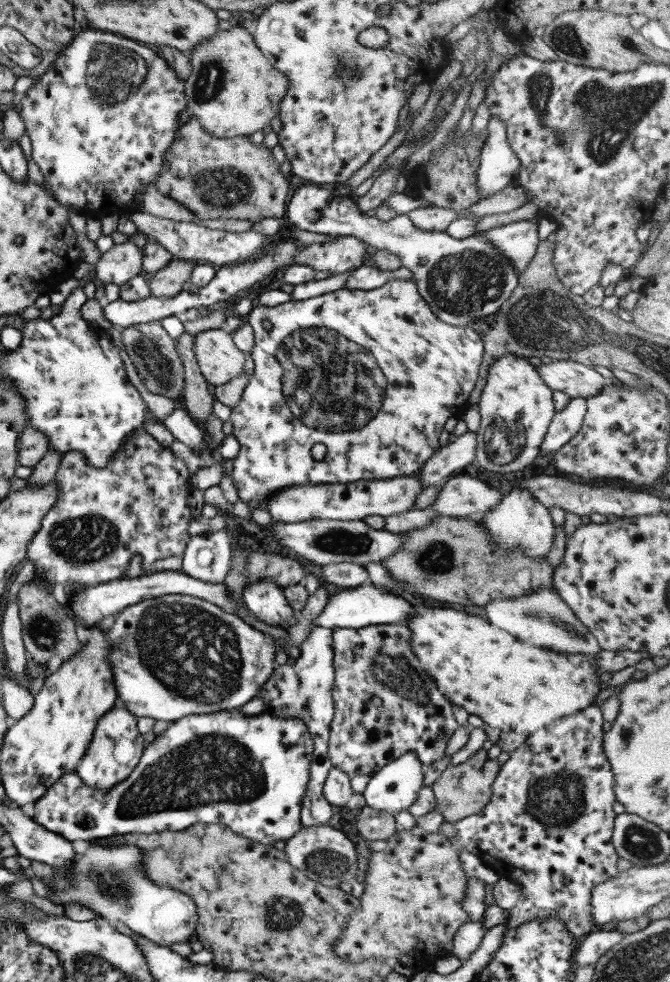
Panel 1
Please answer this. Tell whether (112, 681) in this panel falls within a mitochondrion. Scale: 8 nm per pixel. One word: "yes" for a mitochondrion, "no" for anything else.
no

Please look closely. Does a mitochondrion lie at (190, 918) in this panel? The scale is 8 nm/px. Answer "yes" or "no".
no

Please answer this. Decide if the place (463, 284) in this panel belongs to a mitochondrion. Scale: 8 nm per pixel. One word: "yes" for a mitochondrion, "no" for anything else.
yes

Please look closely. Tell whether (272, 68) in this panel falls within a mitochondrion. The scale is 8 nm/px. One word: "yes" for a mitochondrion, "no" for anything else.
no

